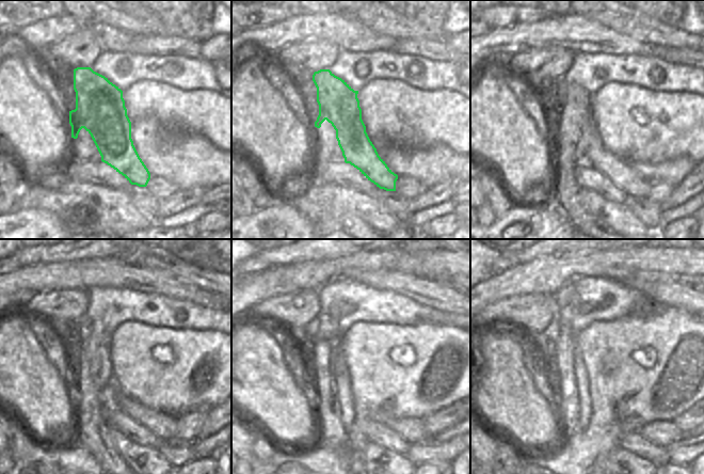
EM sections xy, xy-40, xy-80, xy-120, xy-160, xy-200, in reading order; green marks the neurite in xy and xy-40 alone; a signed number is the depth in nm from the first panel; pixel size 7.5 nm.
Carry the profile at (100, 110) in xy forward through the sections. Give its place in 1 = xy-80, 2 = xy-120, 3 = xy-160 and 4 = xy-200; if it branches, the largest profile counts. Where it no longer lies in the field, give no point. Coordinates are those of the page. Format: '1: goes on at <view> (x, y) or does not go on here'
1: goes on at xy-80 (577, 108)
2: goes on at xy-120 (164, 425)
3: goes on at xy-160 (413, 429)
4: goes on at xy-200 (664, 433)

